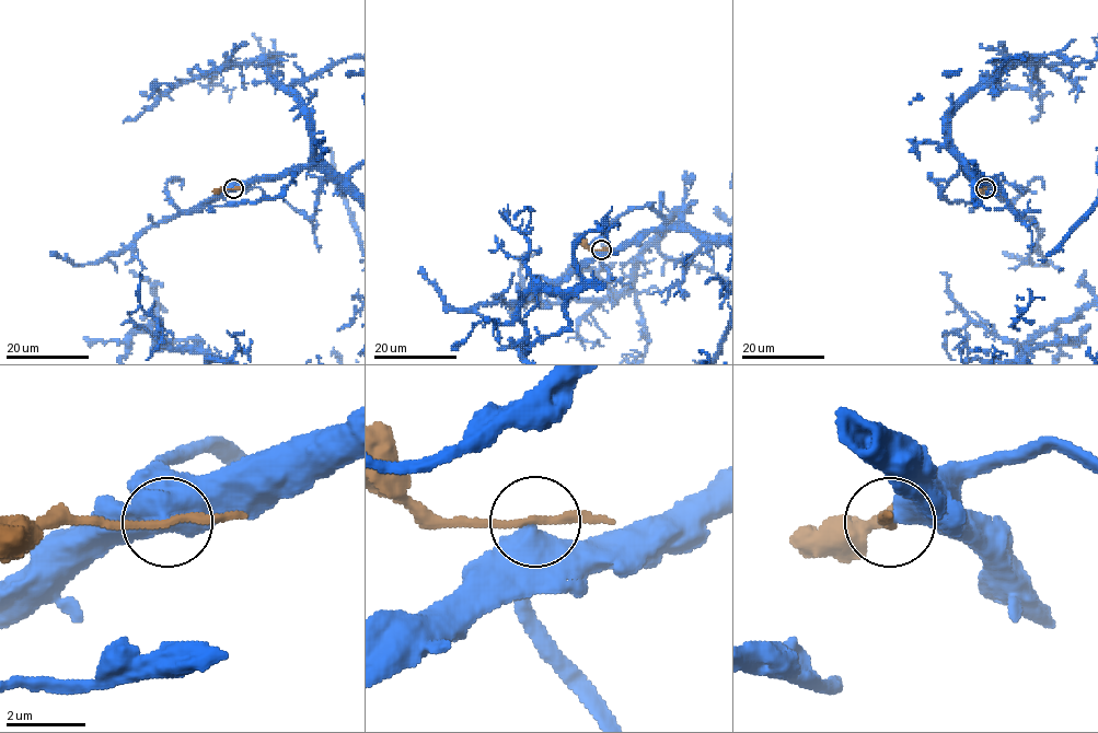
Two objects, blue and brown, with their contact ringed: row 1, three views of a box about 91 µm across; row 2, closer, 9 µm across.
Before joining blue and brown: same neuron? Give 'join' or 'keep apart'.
keep apart

